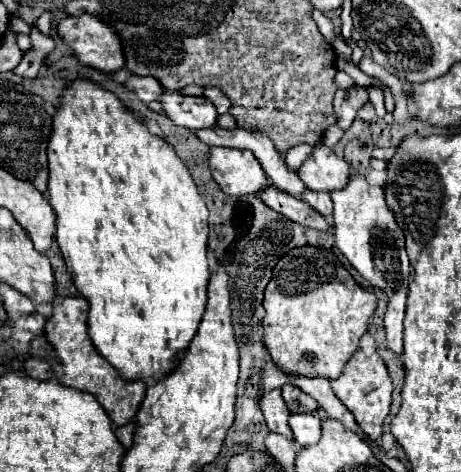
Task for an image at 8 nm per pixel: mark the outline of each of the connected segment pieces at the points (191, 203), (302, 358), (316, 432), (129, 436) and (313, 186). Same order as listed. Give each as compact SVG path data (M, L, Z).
M78 78L70 82L62 96L60 106L52 114L52 130L48 140L48 166L50 166L50 178L48 178L48 192L50 192L50 204L56 212L56 242L62 250L62 256L66 260L66 268L72 274L72 280L80 294L88 298L90 302L90 314L88 314L88 334L92 336L92 342L96 342L96 348L106 360L122 374L126 380L142 378L146 386L152 386L160 376L168 374L176 360L182 358L182 350L188 348L192 336L198 330L198 322L204 314L206 306L206 286L210 280L210 266L208 266L208 208L198 194L198 188L184 166L184 162L176 156L176 150L160 136L152 136L134 114L128 112L128 108L122 104L122 100L112 94L110 90L104 90L92 80Z
M306 244L282 256L264 290L266 316L262 320L264 346L272 362L294 376L322 376L334 380L342 374L346 360L358 350L358 340L376 310L376 296L364 292L342 268L336 254Z
M316 412L292 414L290 428L300 446L312 446L322 438L322 418Z
M128 422L124 428L116 428L116 436L118 436L118 440L126 448L132 448L132 444L134 444L134 432L136 432L136 424L132 424L132 422Z
M316 144L314 154L300 166L300 178L314 192L342 190L350 180L350 166L344 158L338 158L332 148Z

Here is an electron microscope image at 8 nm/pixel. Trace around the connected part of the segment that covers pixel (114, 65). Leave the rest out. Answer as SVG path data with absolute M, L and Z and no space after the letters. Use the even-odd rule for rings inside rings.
M90 14L68 16L66 20L62 20L56 26L56 30L70 44L70 48L74 50L74 54L78 56L78 60L82 60L82 64L88 64L88 66L98 68L102 72L116 72L116 70L120 70L120 68L126 66L122 36L120 36L120 32L116 28L112 28L104 20L100 20L96 16L90 16Z

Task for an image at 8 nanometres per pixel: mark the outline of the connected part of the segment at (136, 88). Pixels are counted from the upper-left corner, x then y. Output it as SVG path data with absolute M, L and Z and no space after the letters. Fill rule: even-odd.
M134 76L126 82L126 88L132 90L144 104L158 100L164 94L164 86L152 76Z

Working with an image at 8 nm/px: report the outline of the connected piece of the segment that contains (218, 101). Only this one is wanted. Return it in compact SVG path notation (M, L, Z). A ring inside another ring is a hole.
M206 88L204 96L216 106L218 114L228 114L230 112L230 100L218 88Z

